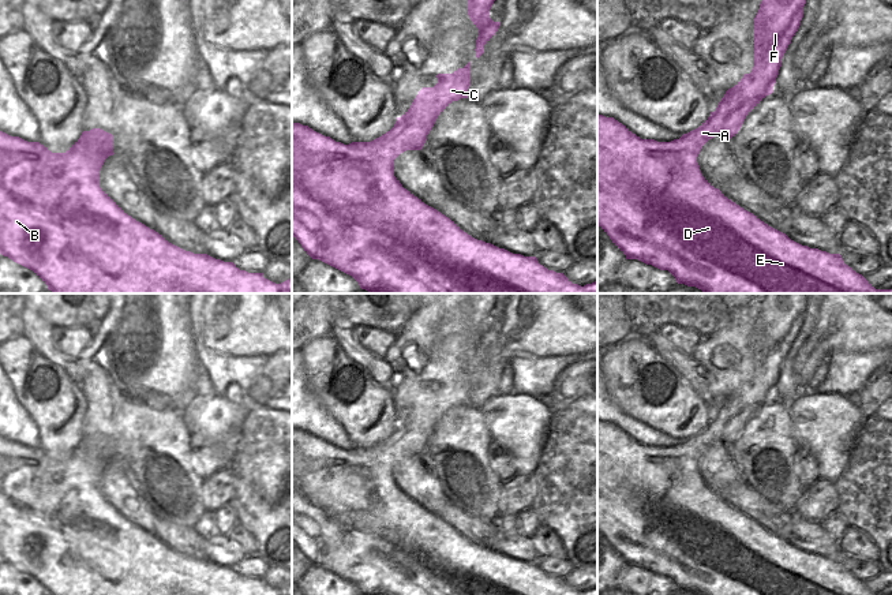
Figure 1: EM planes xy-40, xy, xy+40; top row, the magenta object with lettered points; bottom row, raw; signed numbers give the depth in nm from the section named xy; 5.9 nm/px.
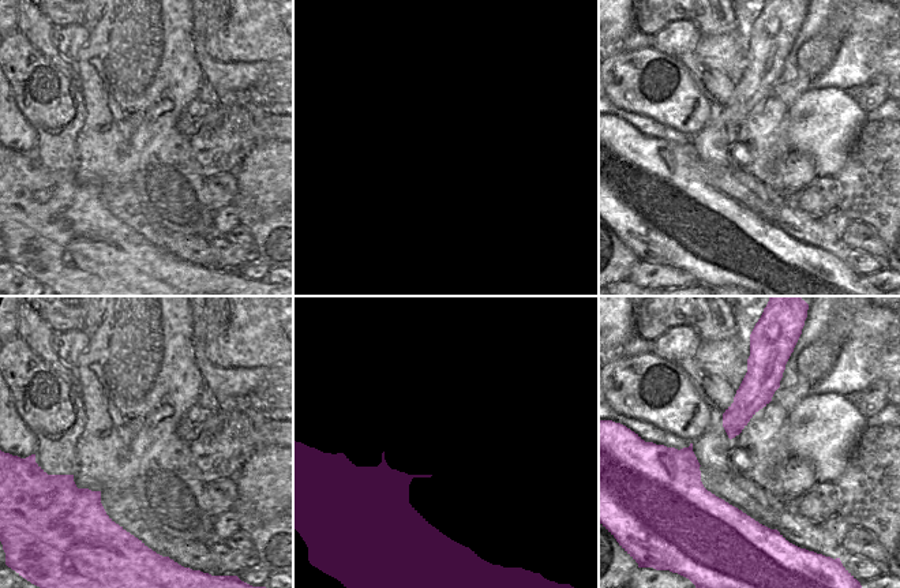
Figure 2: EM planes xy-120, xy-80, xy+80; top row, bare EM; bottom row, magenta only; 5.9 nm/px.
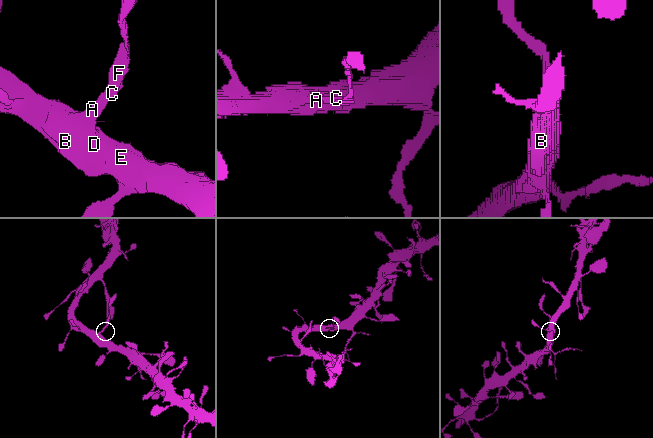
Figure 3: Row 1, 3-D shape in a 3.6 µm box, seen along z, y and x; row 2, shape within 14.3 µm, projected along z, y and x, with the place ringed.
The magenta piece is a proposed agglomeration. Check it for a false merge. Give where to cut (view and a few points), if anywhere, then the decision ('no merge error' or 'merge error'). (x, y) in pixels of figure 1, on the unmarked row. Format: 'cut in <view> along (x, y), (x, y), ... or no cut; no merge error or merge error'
no cut; no merge error

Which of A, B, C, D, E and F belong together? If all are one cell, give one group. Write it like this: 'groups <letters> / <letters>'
groups A B C D E F

